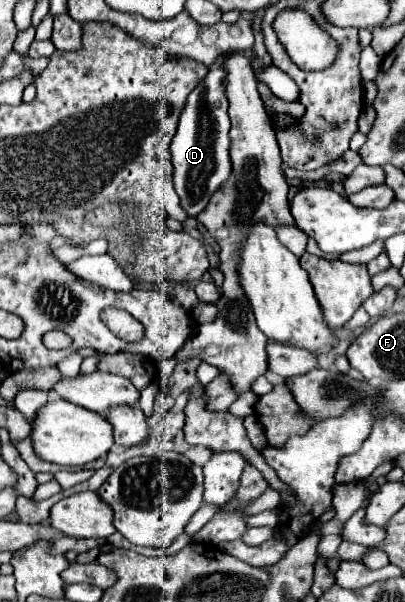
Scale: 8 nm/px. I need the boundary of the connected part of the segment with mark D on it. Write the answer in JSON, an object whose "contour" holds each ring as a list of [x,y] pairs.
{"contour":[[[222,55],[210,65],[204,81],[190,93],[186,107],[180,115],[178,131],[172,139],[172,163],[174,163],[174,189],[180,195],[182,207],[190,217],[200,215],[206,203],[218,187],[230,177],[230,119],[228,119],[228,99],[226,99],[226,71],[222,65]]]}

